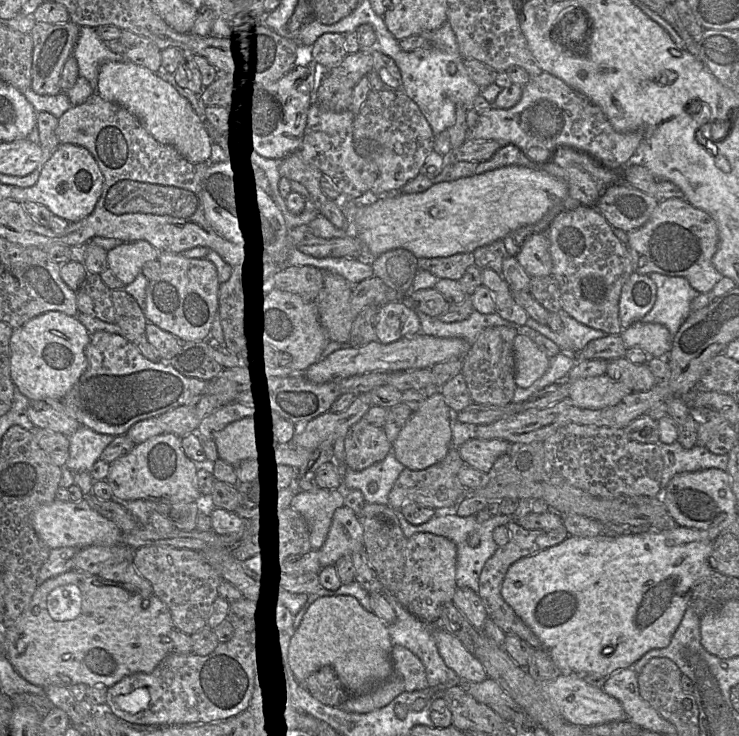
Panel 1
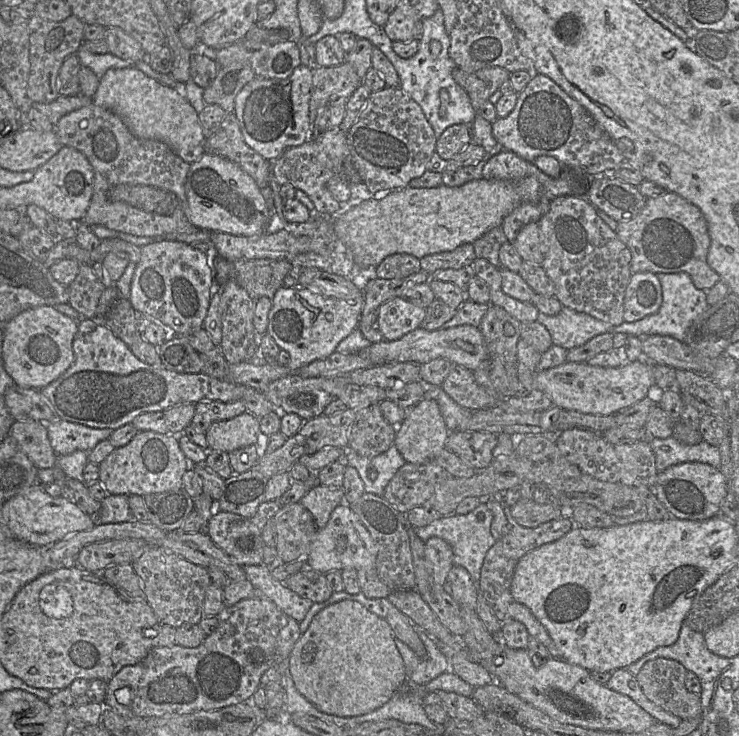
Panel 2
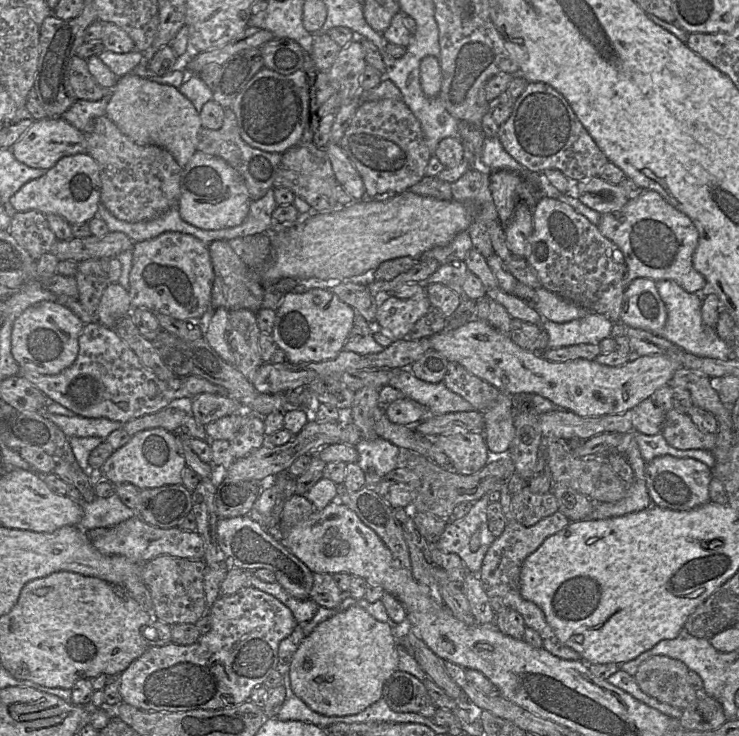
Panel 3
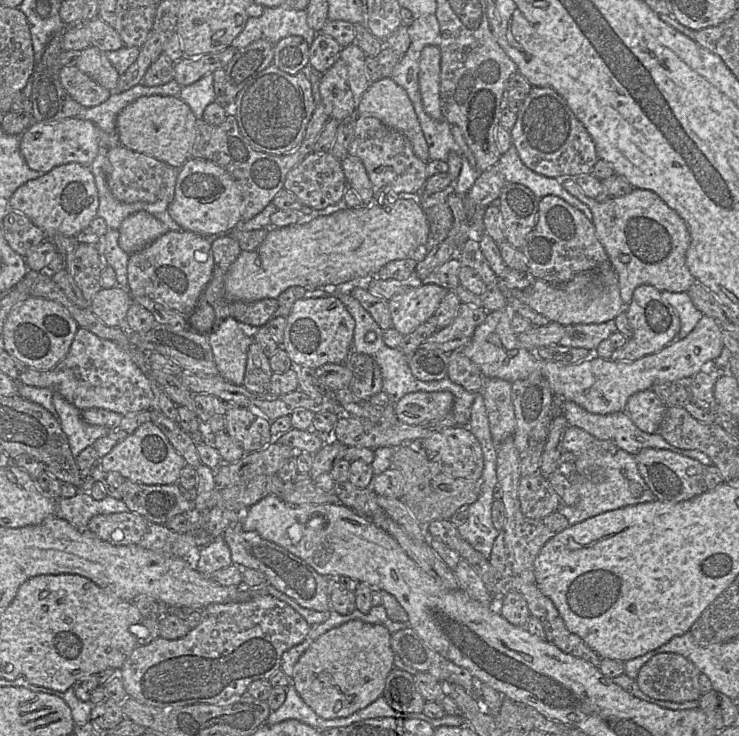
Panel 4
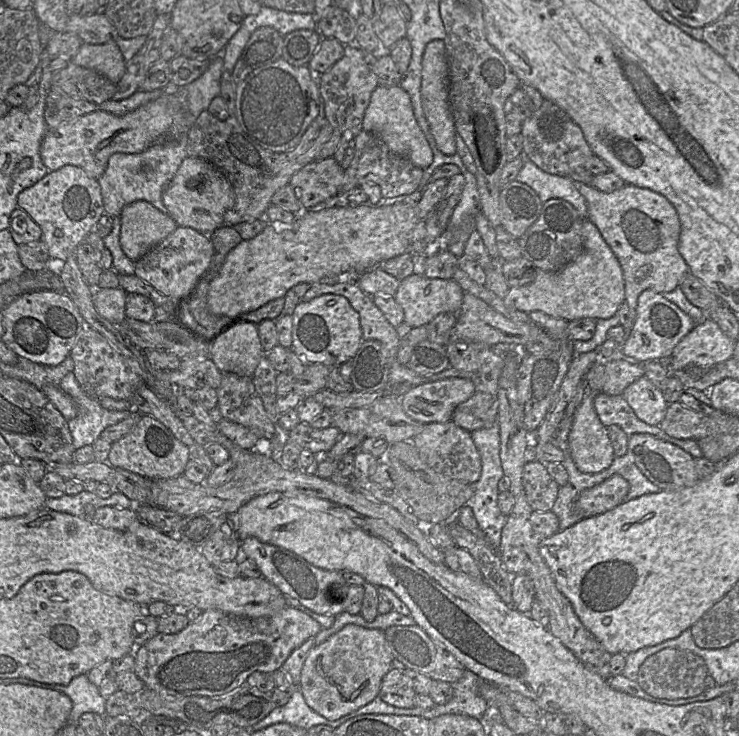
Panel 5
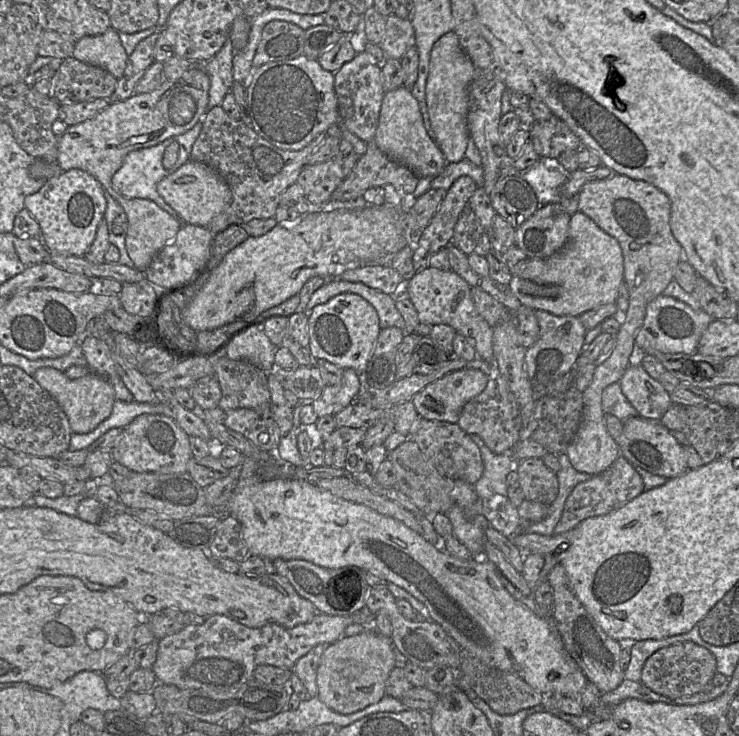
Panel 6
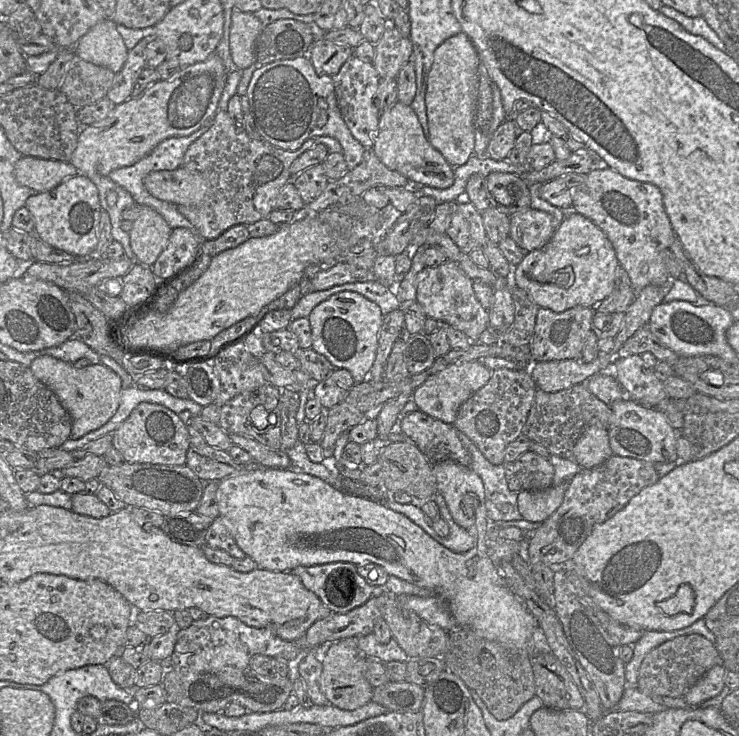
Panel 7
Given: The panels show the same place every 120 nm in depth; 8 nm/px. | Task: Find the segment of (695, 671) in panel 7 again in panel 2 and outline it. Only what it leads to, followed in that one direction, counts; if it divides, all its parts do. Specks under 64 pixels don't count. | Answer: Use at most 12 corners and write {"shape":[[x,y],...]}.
{"shape":[[647,661],[635,676],[644,695],[682,720],[702,717],[688,670]]}

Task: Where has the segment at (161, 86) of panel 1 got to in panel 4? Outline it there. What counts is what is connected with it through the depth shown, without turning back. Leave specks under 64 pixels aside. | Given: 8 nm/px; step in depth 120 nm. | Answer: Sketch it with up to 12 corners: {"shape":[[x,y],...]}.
{"shape":[[179,96],[119,112],[122,146],[181,168],[197,119]]}

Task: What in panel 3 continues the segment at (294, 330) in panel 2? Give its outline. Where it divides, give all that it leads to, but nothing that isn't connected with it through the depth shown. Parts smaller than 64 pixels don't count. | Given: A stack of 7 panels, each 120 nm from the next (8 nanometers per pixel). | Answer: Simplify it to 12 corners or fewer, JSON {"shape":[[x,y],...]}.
{"shape":[[331,290],[290,292],[272,336],[292,364],[335,359],[356,311]]}

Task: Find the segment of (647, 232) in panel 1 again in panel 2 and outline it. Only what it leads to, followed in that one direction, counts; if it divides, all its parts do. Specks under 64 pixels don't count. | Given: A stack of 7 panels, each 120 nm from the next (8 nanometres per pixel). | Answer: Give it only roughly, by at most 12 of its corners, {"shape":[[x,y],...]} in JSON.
{"shape":[[647,198],[614,232],[632,274],[683,272],[705,292],[710,236],[697,206]]}

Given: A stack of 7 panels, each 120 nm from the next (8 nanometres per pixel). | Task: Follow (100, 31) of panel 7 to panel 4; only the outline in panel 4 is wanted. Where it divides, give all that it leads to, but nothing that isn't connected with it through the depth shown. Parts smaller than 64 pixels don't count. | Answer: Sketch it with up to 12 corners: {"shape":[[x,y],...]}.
{"shape":[[92,45],[76,66],[100,86],[114,90],[120,77],[106,53]]}

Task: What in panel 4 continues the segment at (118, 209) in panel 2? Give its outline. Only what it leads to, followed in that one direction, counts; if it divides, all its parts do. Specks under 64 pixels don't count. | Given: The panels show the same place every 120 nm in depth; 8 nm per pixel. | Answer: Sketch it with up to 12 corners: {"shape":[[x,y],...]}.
{"shape":[[119,144],[107,185],[122,203],[153,203],[170,165]]}

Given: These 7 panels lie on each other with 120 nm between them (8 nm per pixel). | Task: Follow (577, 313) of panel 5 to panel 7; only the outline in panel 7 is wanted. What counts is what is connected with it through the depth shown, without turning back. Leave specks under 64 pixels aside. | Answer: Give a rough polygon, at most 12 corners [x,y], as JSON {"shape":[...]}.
{"shape":[[574,211],[506,279],[541,308],[595,307],[615,288],[607,235]]}

